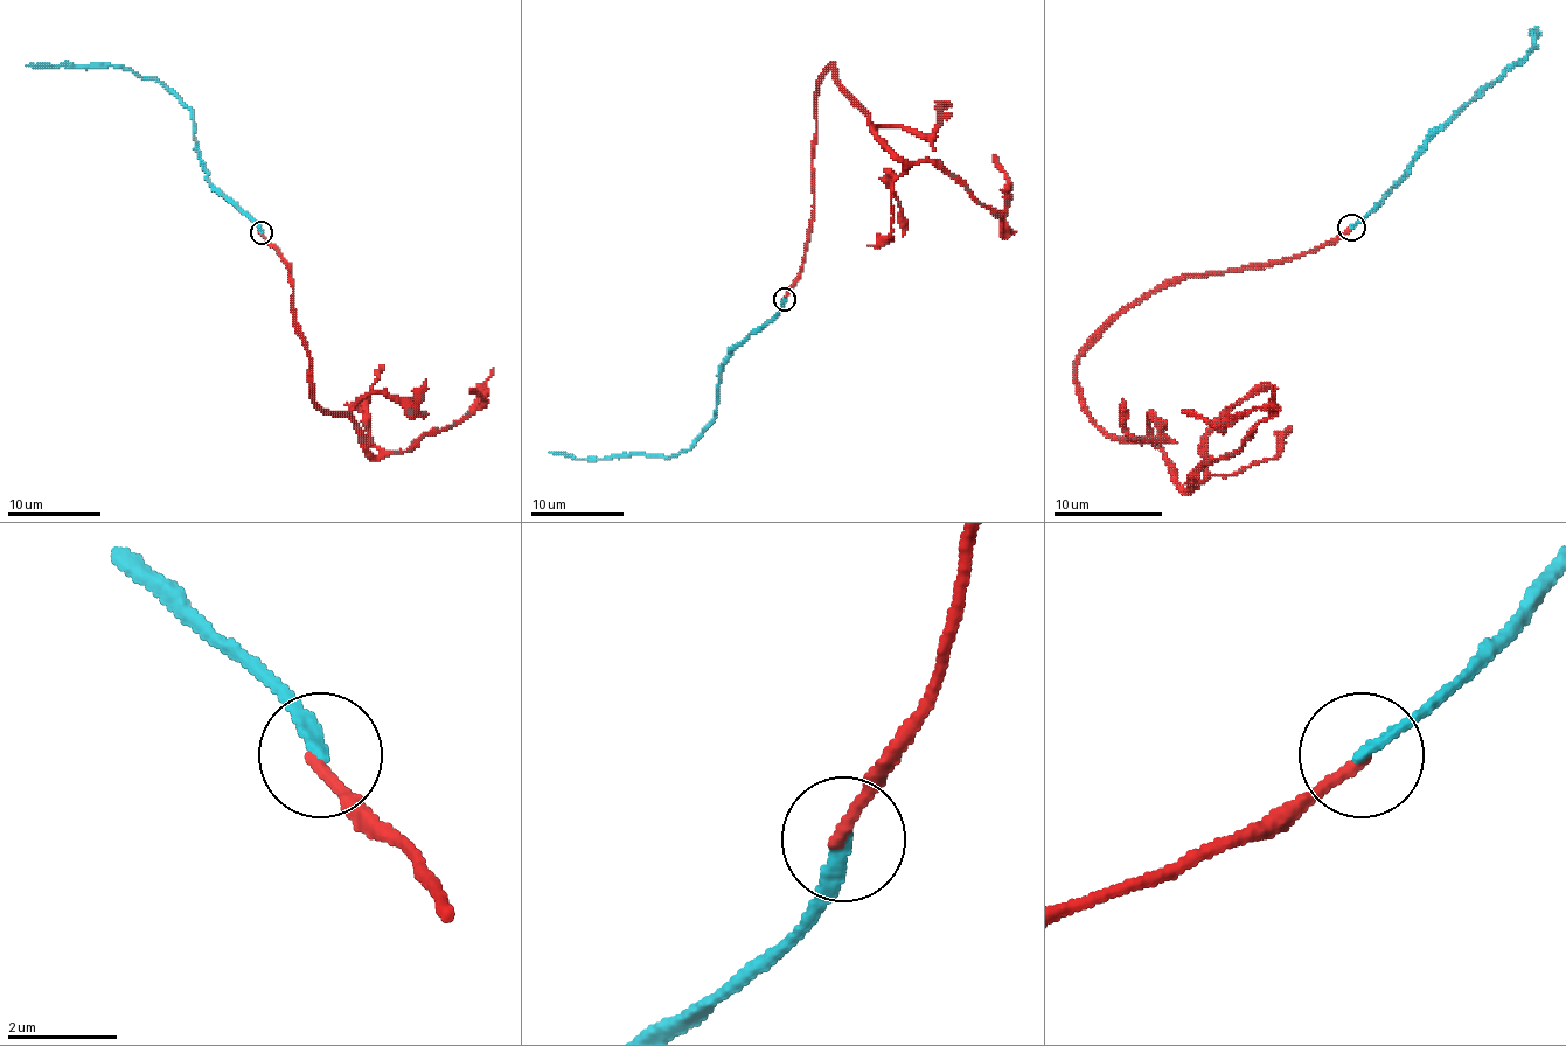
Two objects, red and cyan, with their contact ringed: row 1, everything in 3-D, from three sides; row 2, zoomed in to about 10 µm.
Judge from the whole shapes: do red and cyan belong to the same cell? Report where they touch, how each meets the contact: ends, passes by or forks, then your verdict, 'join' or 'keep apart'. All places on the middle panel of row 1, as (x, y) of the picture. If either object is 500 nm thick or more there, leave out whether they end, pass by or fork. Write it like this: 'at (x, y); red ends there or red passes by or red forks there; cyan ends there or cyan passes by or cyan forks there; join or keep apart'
at (784, 299); red ends there; cyan ends there; keep apart

